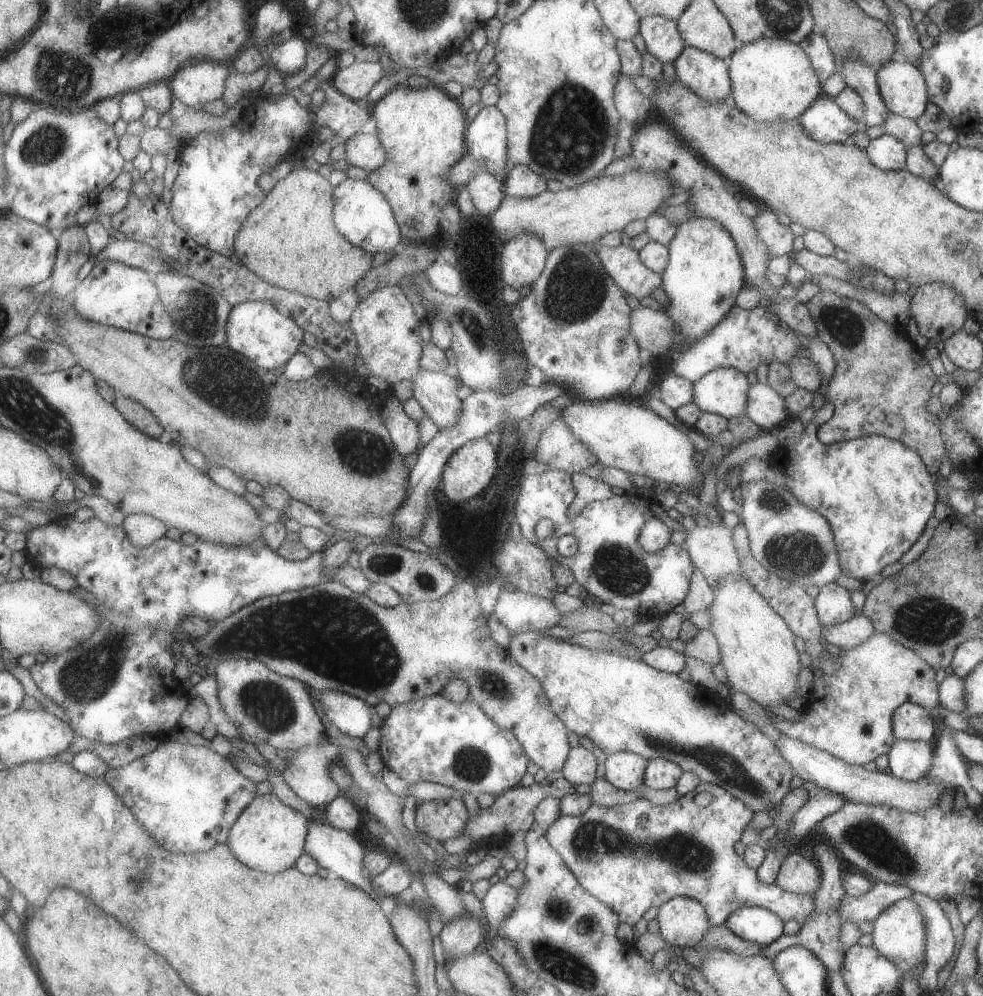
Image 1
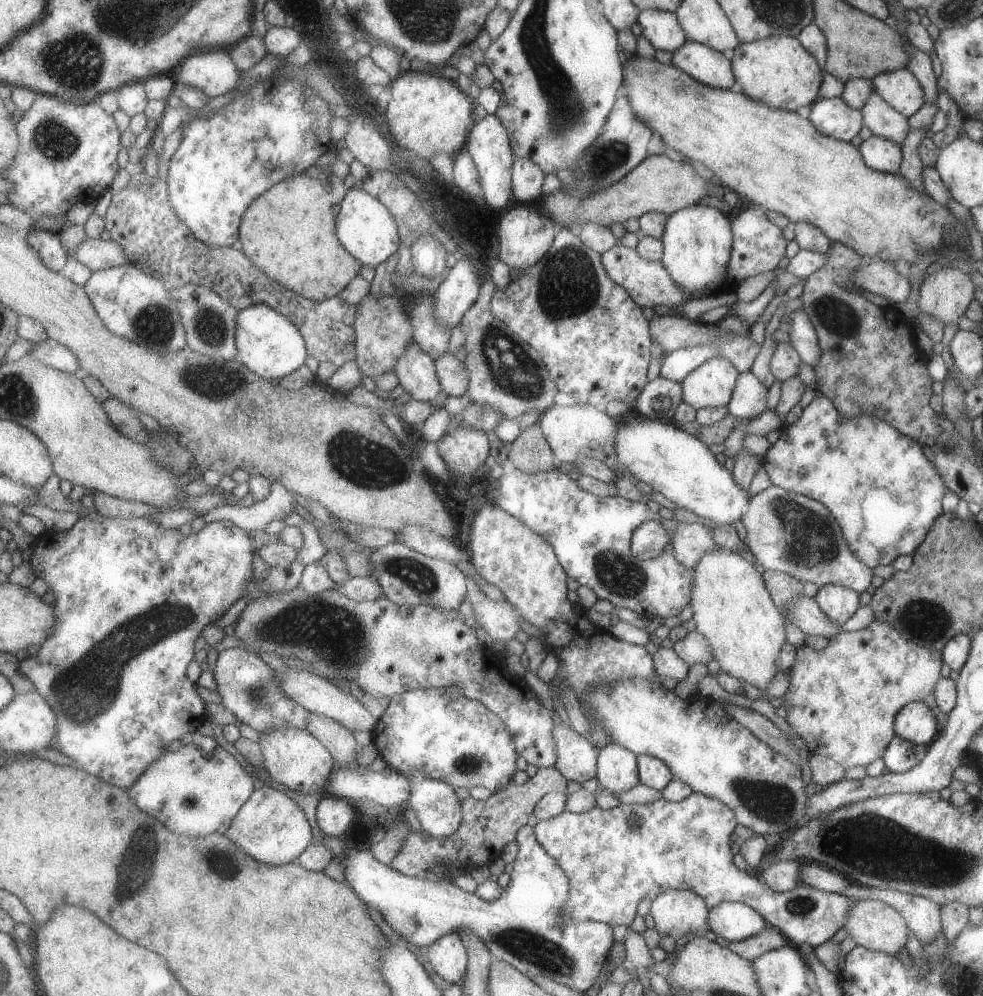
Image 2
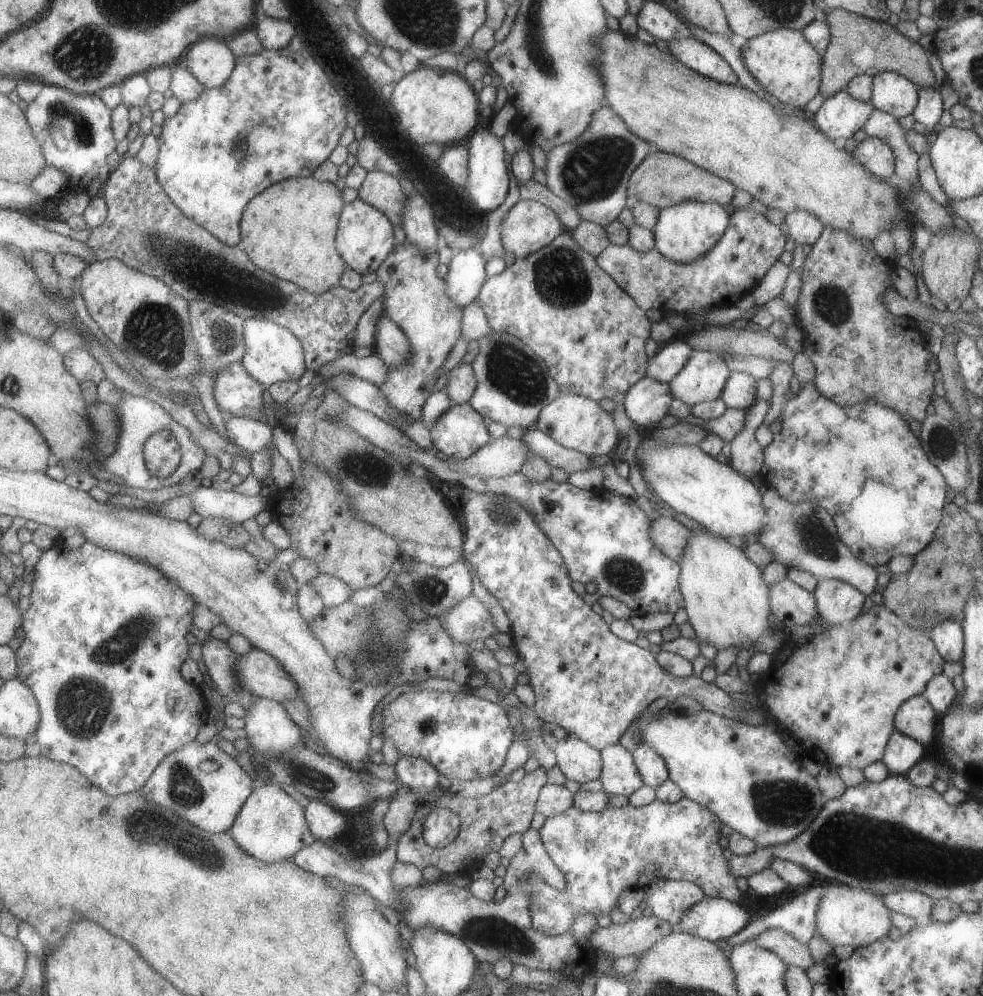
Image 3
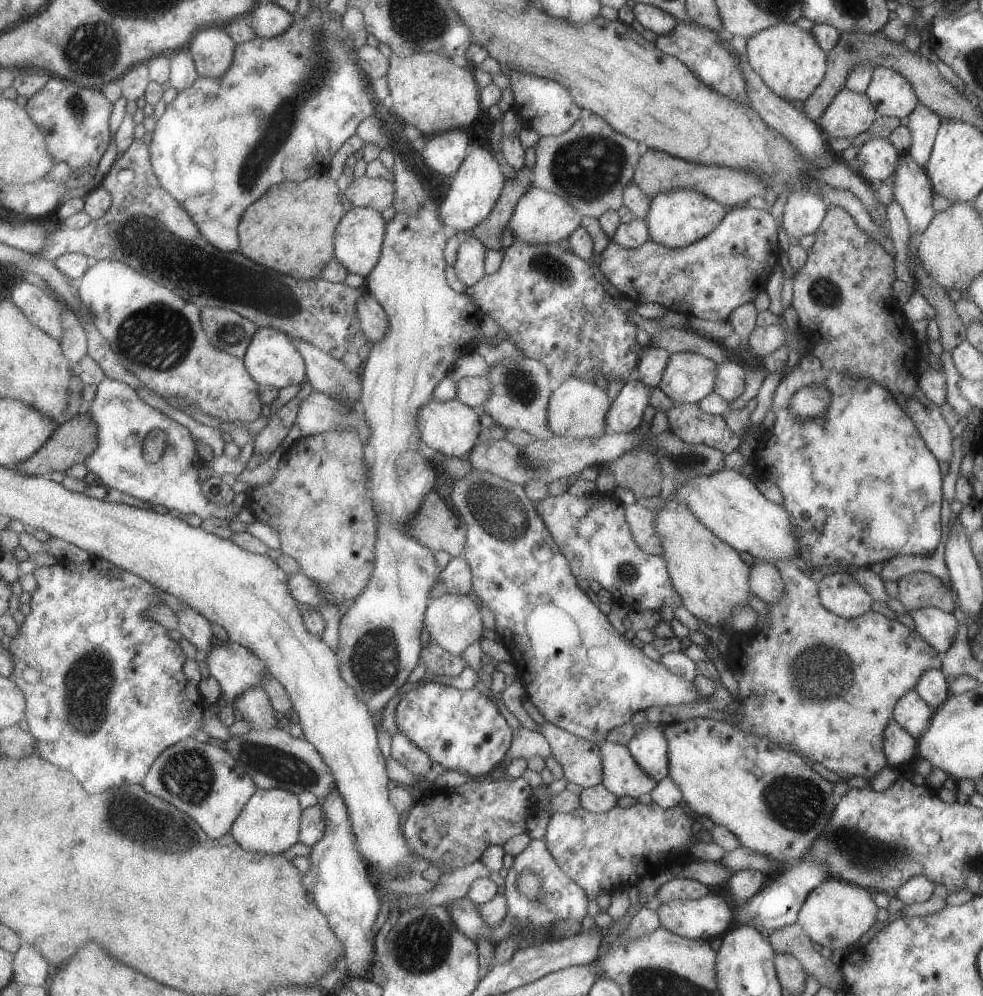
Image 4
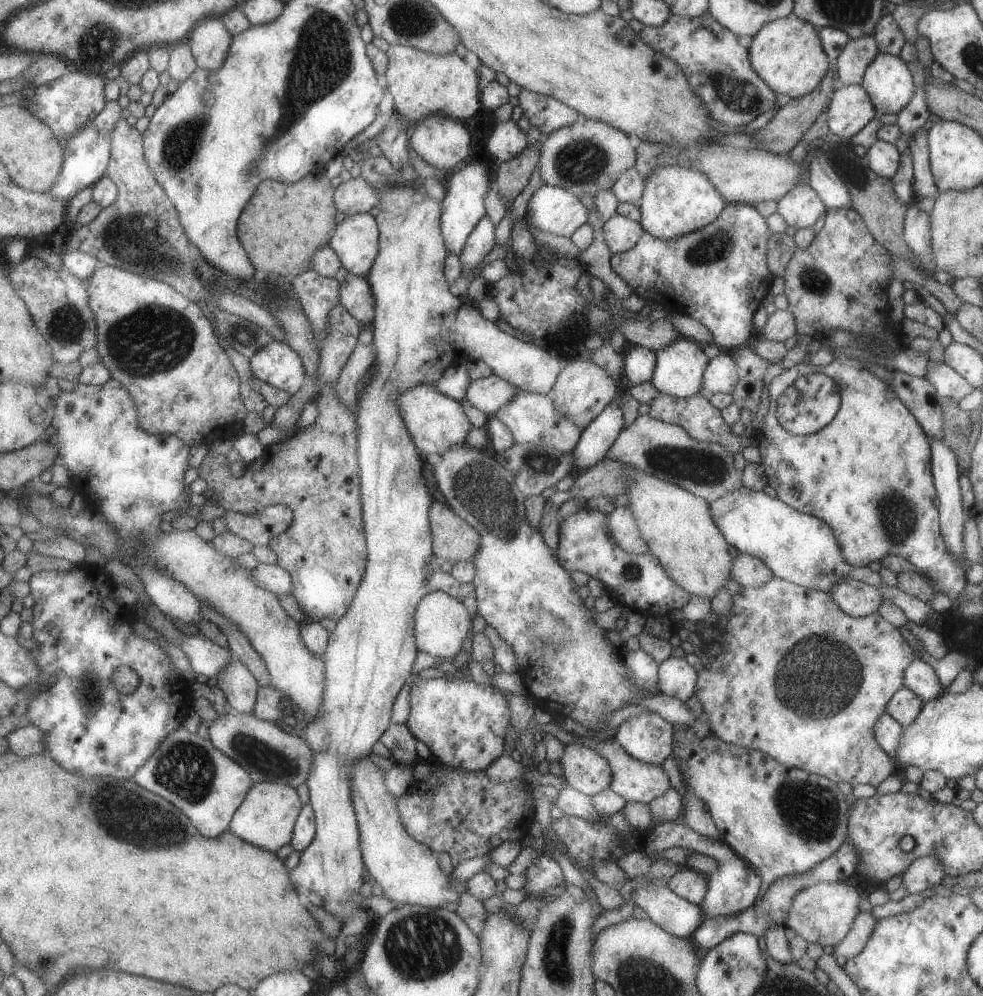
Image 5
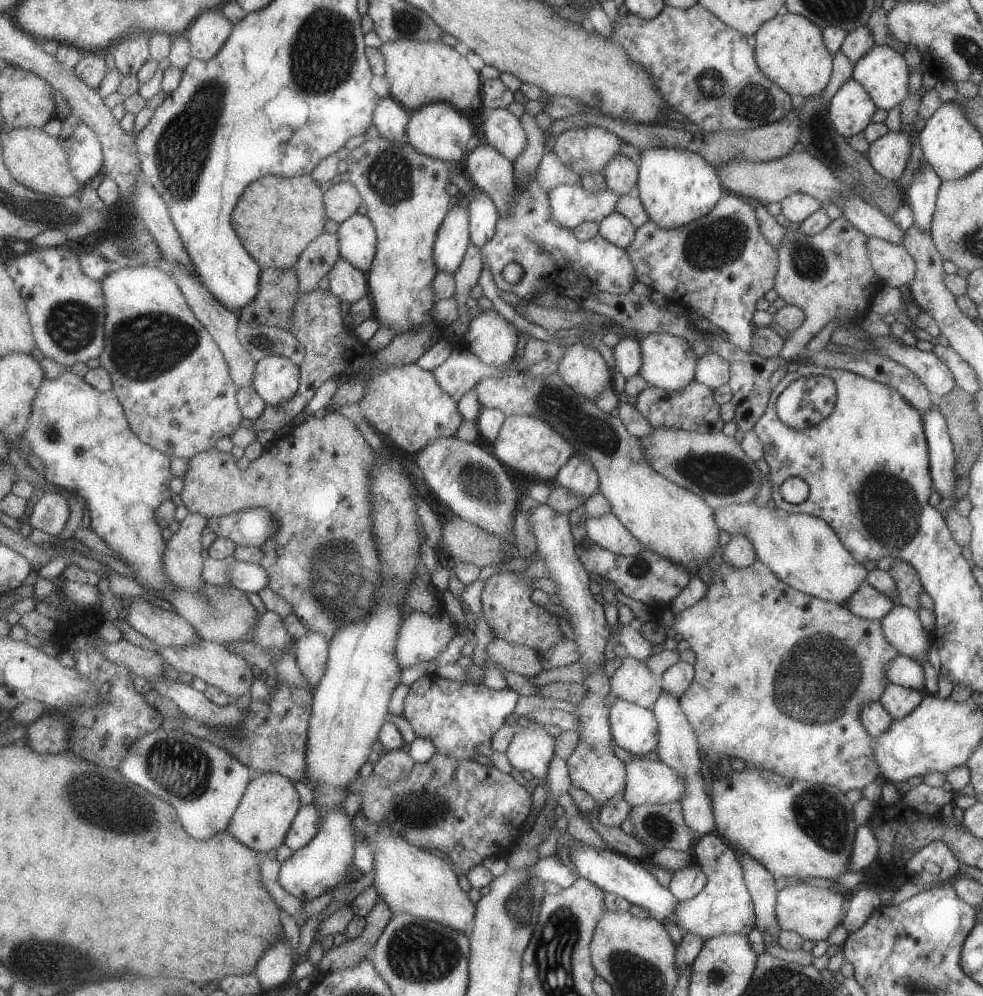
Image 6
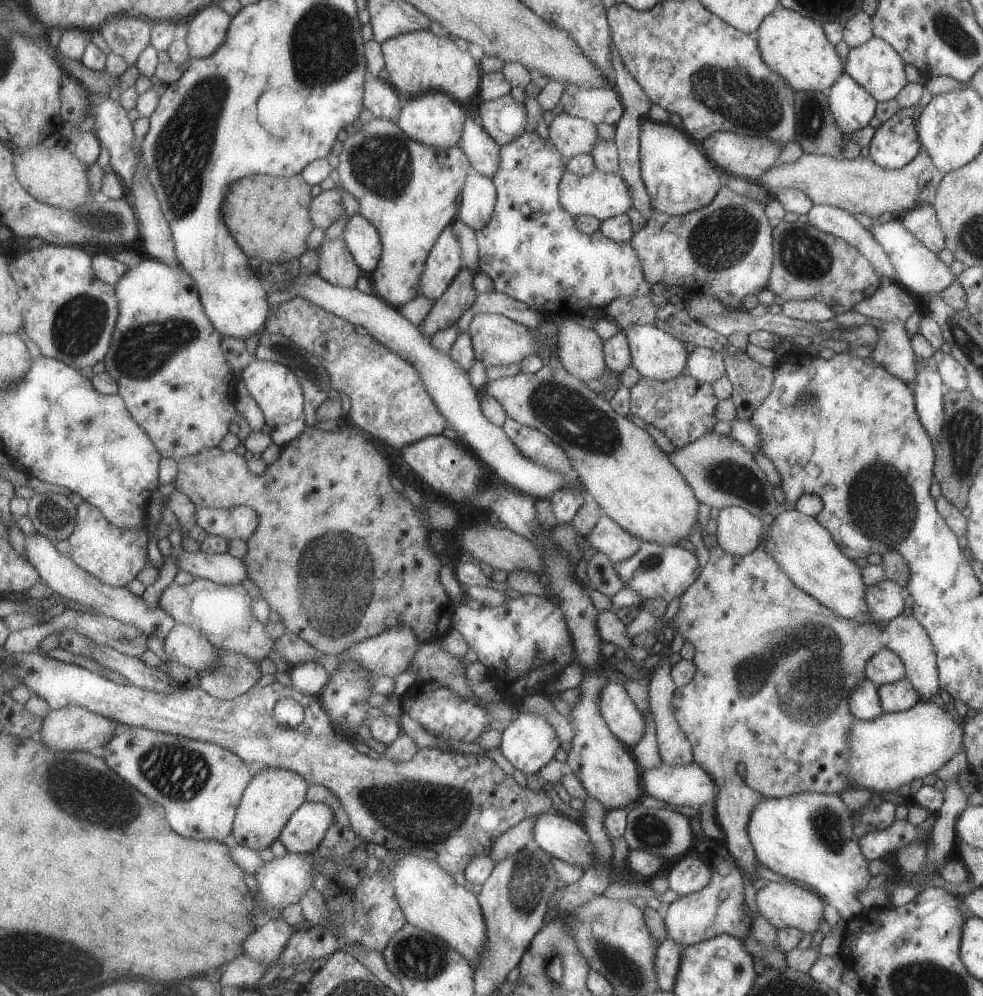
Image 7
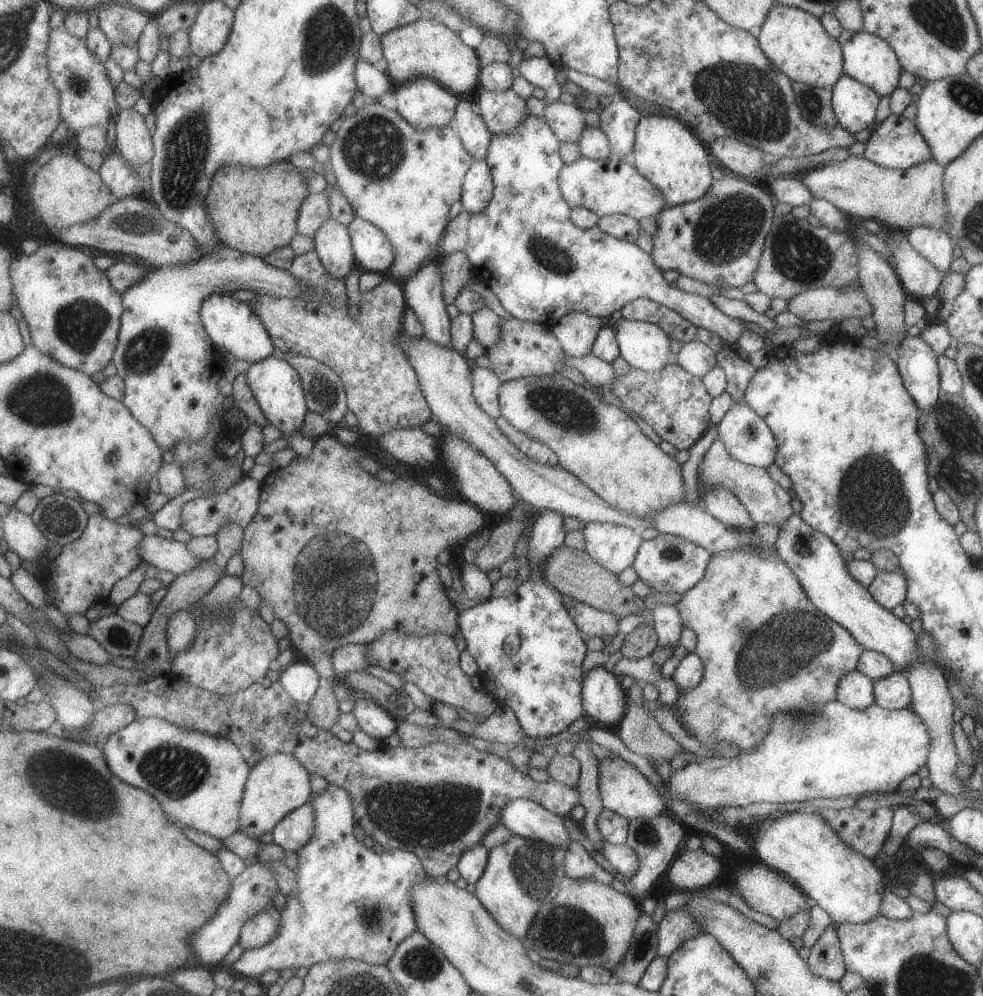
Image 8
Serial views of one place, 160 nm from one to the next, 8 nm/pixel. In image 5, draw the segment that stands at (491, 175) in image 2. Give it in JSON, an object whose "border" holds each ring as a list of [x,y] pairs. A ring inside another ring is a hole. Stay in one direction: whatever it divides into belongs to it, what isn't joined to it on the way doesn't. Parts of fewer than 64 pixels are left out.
{"border":[[[469,159],[463,168],[455,171],[449,181],[448,192],[445,194],[443,201],[442,214],[442,233],[446,240],[446,245],[451,253],[458,255],[464,249],[468,242],[468,238],[473,234],[477,228],[481,218],[485,215],[485,194],[489,190],[489,168],[479,162],[477,159]]]}

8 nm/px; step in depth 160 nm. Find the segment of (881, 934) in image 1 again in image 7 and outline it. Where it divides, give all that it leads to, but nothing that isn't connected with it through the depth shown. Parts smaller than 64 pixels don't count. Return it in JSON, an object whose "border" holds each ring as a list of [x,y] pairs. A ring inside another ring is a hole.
{"border":[[[767,882],[765,886],[756,888],[755,892],[755,906],[757,906],[759,914],[776,930],[782,927],[792,927],[813,935],[819,928],[821,920],[824,920],[823,903],[815,892],[805,890],[790,882]]]}

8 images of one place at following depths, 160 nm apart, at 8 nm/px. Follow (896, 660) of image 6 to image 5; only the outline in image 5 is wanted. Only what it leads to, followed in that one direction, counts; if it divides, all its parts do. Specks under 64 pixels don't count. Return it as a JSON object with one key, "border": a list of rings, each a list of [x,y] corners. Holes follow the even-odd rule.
{"border":[[[918,658],[911,661],[904,670],[902,681],[904,686],[923,702],[937,698],[945,691],[933,668]]]}

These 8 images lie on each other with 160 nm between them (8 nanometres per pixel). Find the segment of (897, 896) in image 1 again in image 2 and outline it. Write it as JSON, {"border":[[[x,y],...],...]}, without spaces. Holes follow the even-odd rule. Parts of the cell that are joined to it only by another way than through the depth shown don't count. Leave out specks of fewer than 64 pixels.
{"border":[[[691,793],[680,801],[668,801],[663,797],[651,804],[619,803],[610,809],[593,807],[584,813],[561,811],[553,818],[535,823],[537,842],[552,856],[567,875],[569,892],[560,911],[558,925],[584,923],[631,924],[635,918],[638,902],[647,897],[652,901],[664,890],[677,889],[694,892],[703,899],[708,909],[722,902],[743,903],[758,912],[767,925],[777,929],[788,944],[799,946],[807,942],[813,947],[820,945],[845,924],[849,909],[856,900],[828,893],[799,884],[788,891],[775,892],[761,879],[757,872],[739,869],[731,861],[731,832],[738,824],[732,810],[720,800],[701,793]]]}

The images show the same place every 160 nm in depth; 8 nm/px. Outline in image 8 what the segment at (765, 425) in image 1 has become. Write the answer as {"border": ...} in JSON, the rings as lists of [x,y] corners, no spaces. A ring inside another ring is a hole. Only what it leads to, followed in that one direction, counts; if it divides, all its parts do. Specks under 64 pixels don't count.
{"border":[[[691,341],[682,344],[677,352],[677,361],[685,372],[701,378],[710,372],[716,364],[715,353],[702,342]]]}

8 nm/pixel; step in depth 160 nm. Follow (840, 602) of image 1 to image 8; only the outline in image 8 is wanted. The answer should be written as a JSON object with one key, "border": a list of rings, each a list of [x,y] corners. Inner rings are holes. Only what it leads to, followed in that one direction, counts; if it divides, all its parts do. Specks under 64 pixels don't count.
{"border":[[[877,571],[875,578],[866,589],[878,605],[891,610],[906,599],[906,580],[901,572]]]}

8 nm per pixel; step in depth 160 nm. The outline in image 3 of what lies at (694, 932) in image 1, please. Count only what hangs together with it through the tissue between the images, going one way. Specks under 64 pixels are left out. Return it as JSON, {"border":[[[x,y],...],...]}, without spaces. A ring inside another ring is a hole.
{"border":[[[657,879],[643,887],[646,906],[652,915],[668,922],[677,930],[681,915],[696,905],[704,894],[701,889],[689,881],[668,881]]]}

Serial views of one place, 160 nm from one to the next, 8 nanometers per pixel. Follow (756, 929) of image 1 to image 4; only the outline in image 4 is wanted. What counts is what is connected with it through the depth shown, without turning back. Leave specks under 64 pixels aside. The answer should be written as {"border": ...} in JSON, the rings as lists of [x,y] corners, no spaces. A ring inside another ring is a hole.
{"border":[[[707,894],[694,901],[677,900],[661,903],[655,912],[661,921],[662,927],[669,932],[688,939],[701,939],[709,942],[723,936],[729,929],[733,928],[734,910],[729,906],[729,903],[725,902],[721,896]]]}

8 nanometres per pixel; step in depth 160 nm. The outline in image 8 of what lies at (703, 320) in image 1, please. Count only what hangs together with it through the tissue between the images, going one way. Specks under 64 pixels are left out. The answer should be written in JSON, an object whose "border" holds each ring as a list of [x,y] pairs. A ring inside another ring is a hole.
{"border":[[[643,114],[634,130],[632,151],[635,170],[661,193],[669,207],[701,198],[714,181],[709,173],[707,146],[677,117]]]}

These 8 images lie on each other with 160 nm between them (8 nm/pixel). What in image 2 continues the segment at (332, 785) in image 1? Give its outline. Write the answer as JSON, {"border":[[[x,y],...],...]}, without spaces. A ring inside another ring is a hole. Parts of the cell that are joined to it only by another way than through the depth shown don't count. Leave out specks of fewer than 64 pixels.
{"border":[[[282,726],[267,735],[261,735],[259,745],[265,758],[265,772],[276,783],[303,795],[319,798],[325,796],[326,787],[337,764],[332,751],[311,732],[297,727]]]}

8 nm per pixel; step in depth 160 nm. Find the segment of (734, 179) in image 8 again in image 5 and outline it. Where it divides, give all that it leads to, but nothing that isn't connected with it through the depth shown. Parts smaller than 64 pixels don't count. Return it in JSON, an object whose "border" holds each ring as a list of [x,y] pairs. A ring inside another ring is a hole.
{"border":[[[726,203],[713,222],[685,236],[661,240],[642,231],[637,244],[629,250],[612,253],[609,264],[632,292],[647,304],[660,304],[667,314],[681,313],[694,318],[711,331],[715,345],[729,351],[747,344],[754,333],[753,313],[769,294],[774,279],[766,265],[769,235],[765,219],[754,205]]]}

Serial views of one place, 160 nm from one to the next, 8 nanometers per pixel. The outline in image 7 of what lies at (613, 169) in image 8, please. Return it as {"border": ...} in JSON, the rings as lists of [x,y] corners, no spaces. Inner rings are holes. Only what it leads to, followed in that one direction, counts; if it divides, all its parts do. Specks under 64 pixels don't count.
{"border":[[[597,168],[586,176],[564,171],[559,180],[558,196],[561,208],[565,212],[569,212],[573,219],[575,216],[588,215],[601,222],[617,216],[617,214],[626,214],[627,210],[632,207],[631,196],[629,196],[629,190],[627,190],[627,184],[623,182],[623,178],[619,174],[601,172]]]}

